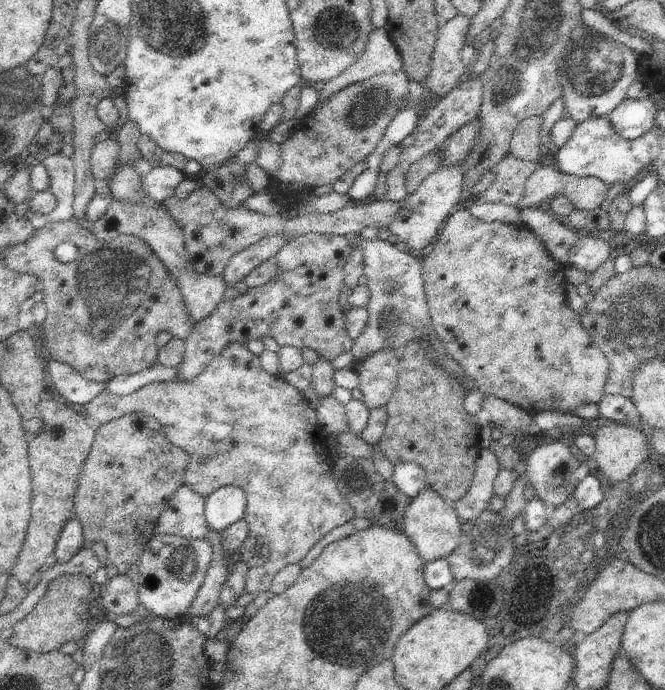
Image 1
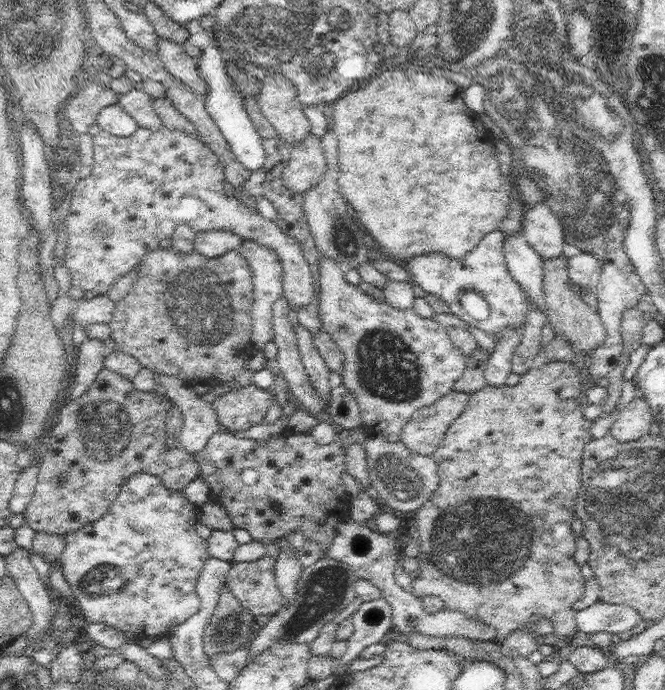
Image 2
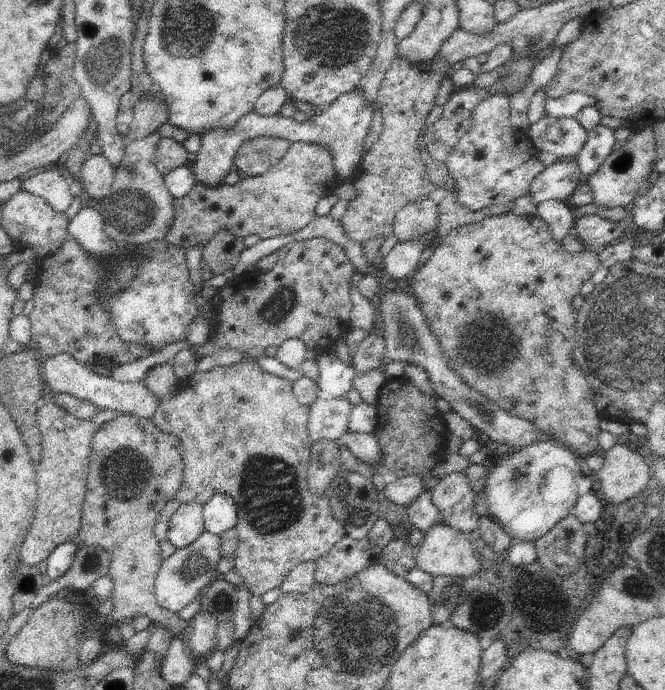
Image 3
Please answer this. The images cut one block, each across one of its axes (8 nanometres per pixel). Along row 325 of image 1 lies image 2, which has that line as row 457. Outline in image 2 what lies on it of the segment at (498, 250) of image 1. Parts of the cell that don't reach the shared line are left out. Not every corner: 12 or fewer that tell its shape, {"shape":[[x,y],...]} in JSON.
{"shape":[[584,372],[487,385],[432,457],[420,576],[502,643],[578,635]]}

